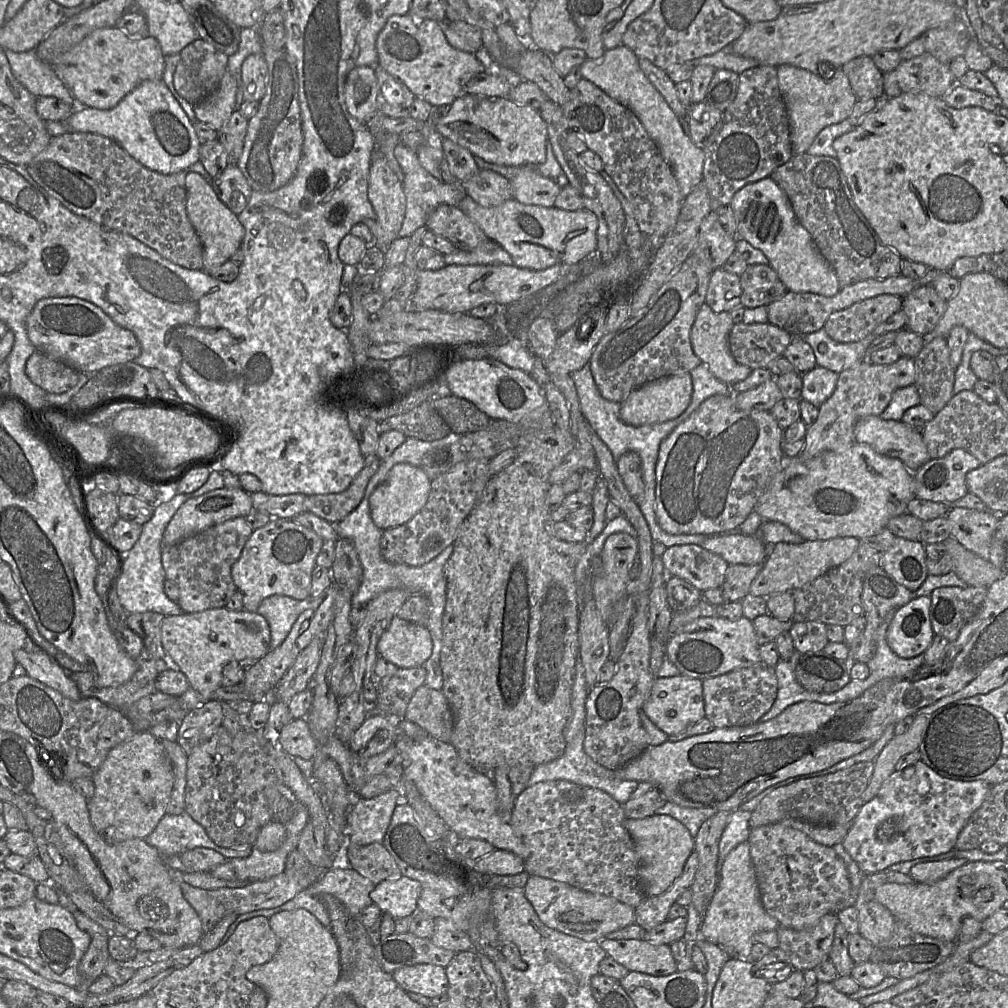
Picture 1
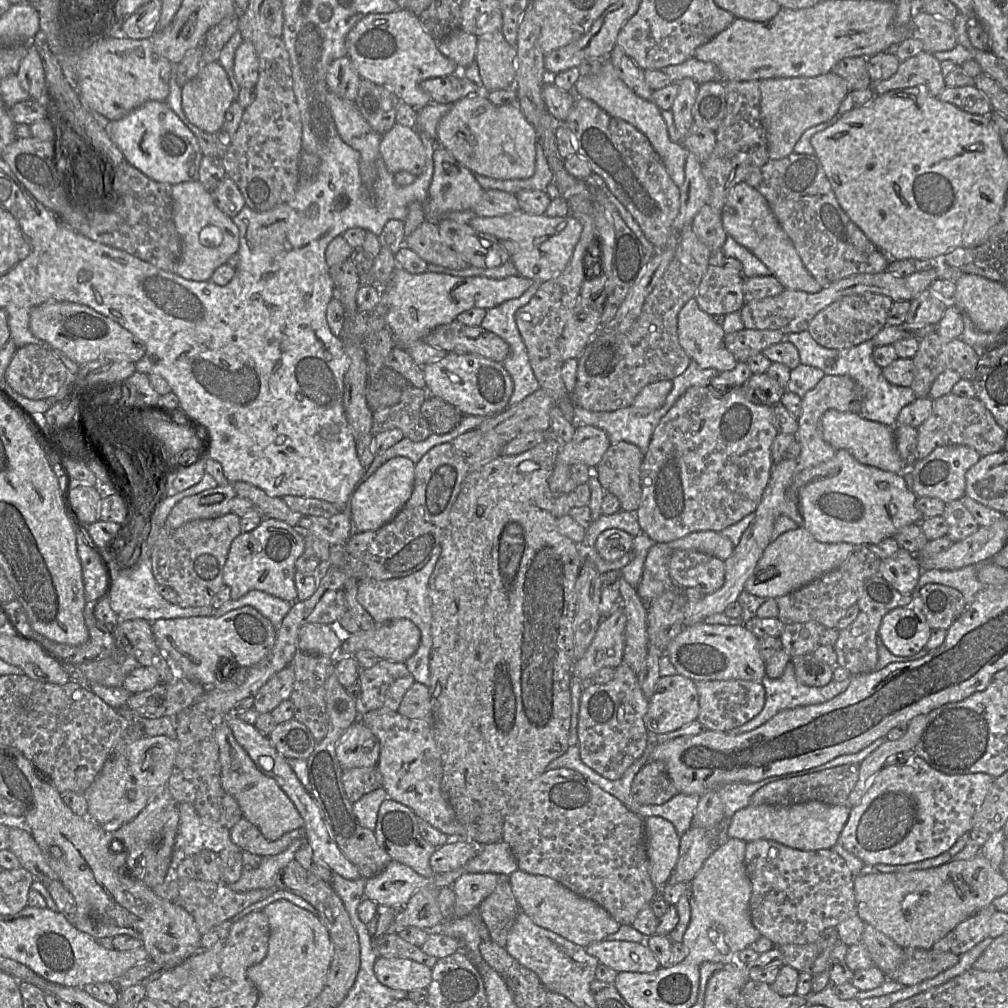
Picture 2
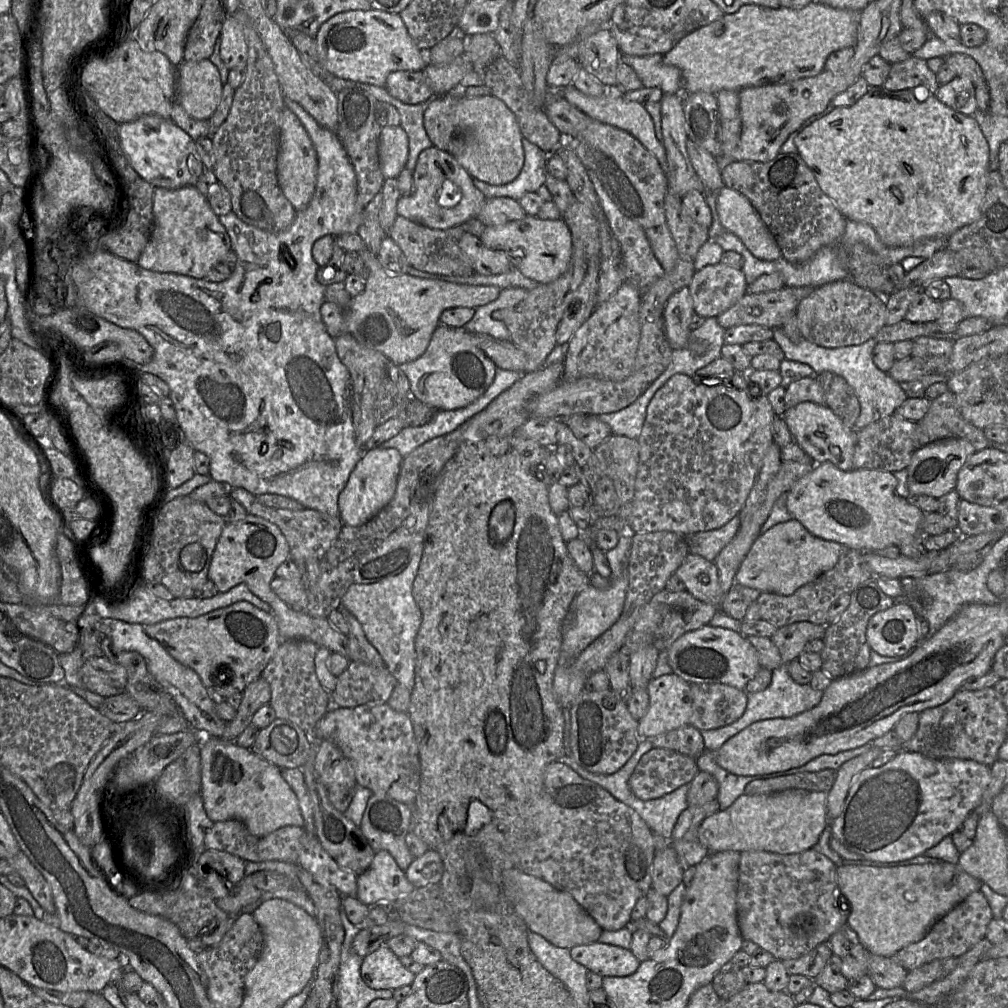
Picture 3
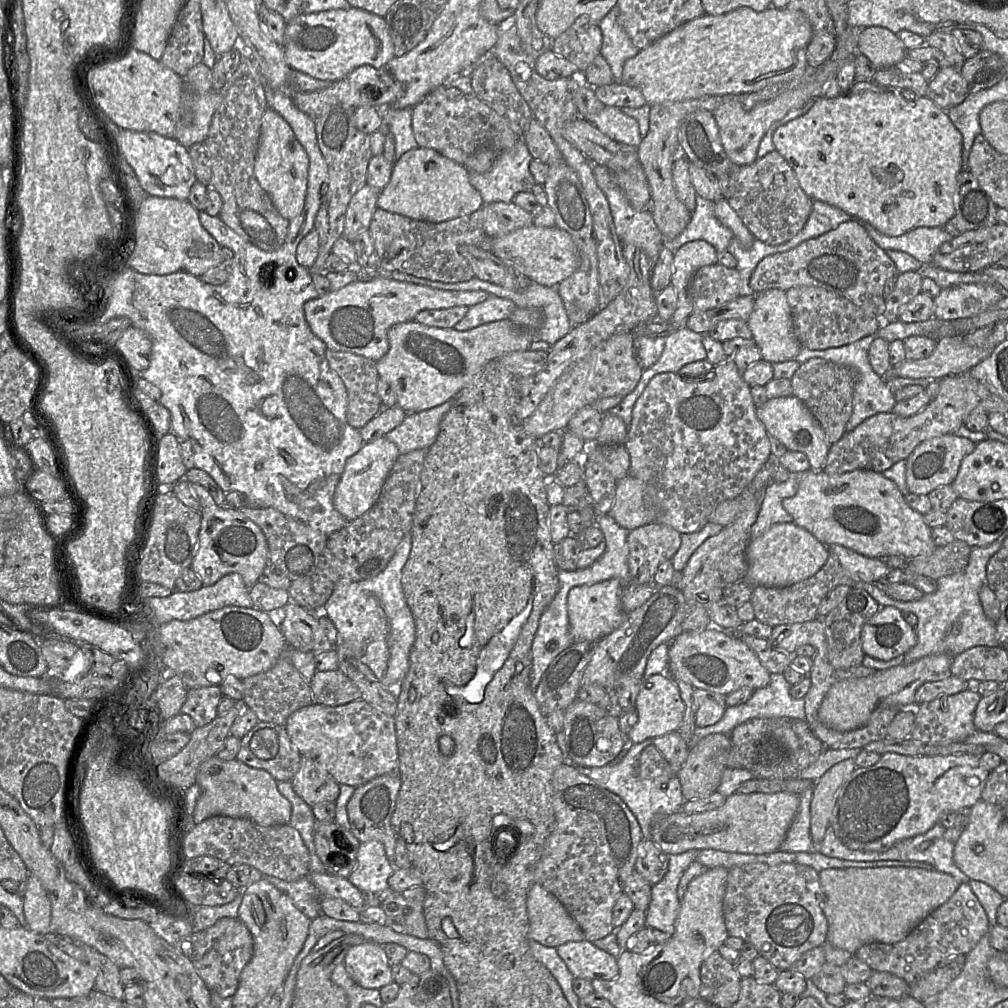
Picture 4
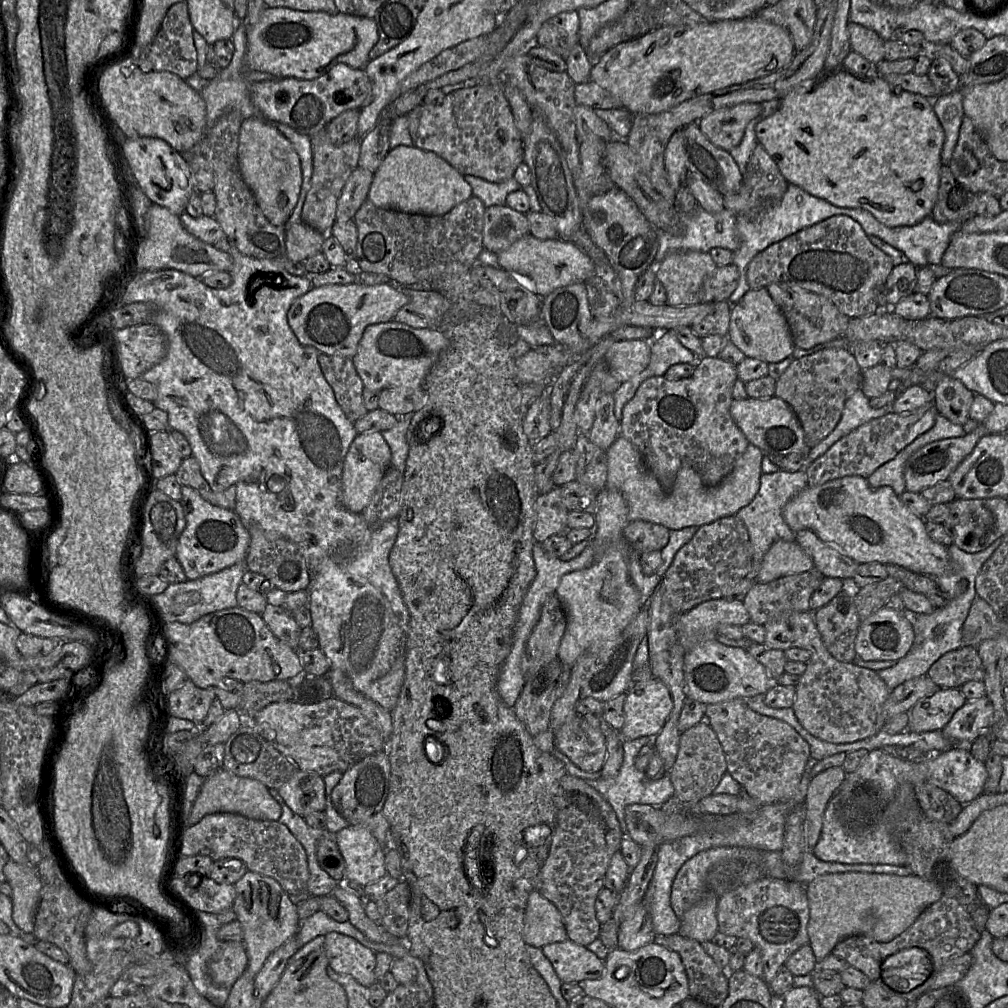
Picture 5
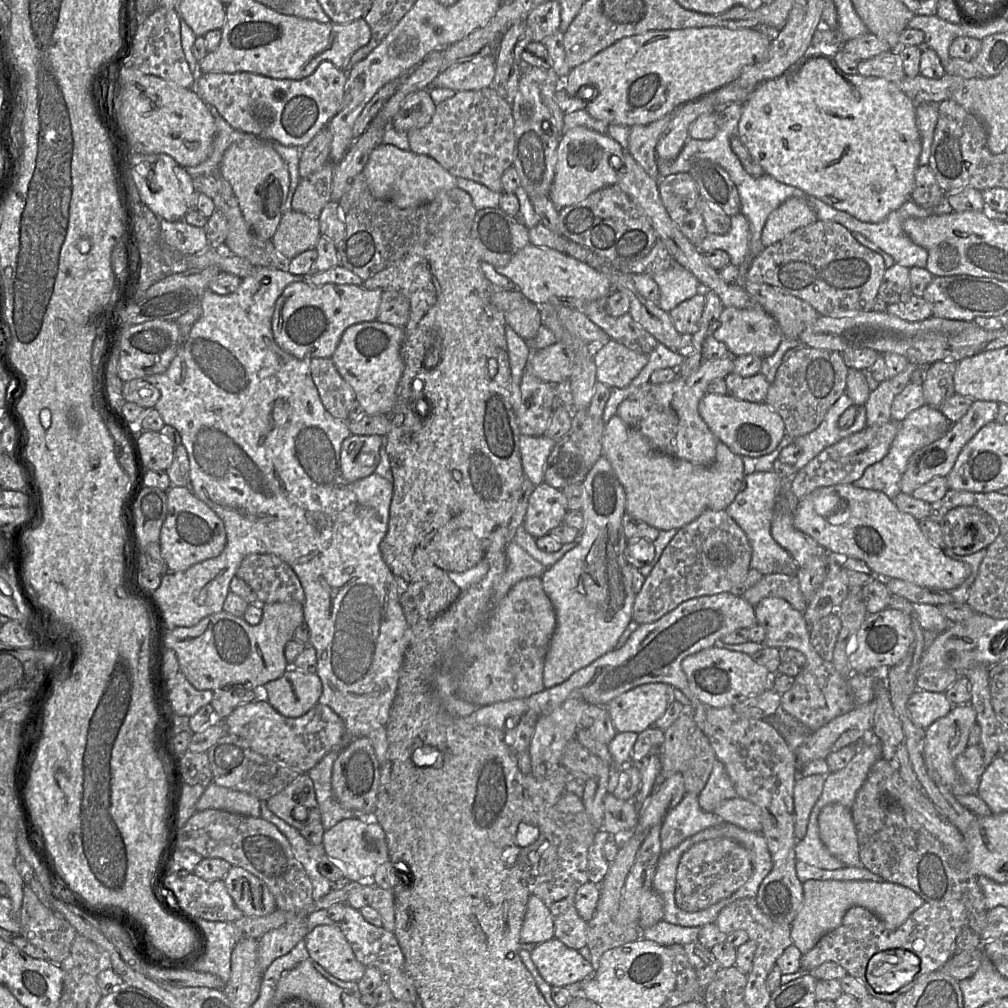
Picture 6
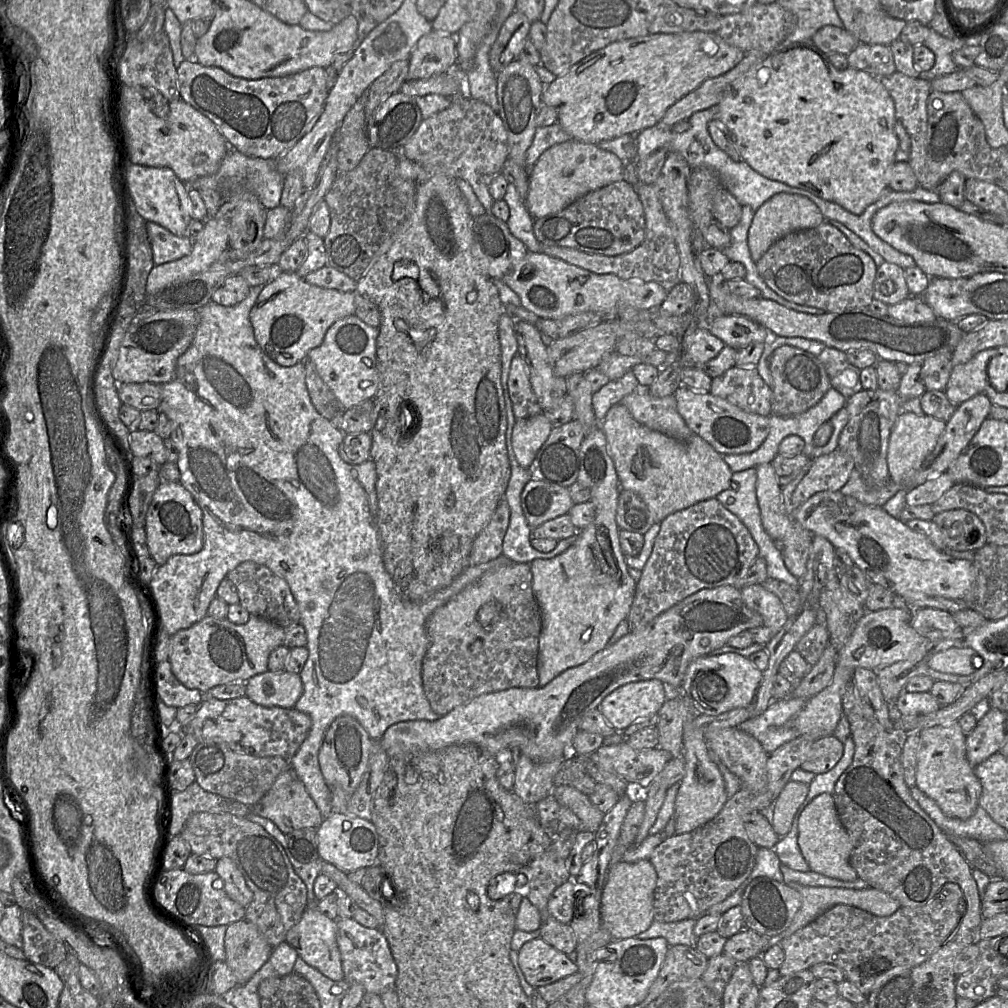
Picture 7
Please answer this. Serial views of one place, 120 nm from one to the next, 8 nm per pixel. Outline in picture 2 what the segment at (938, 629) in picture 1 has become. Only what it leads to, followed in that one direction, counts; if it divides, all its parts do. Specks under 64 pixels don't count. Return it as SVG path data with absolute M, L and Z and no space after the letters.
M937 583L924 585L916 593L923 602L923 613L932 629L947 630L966 609L962 593Z

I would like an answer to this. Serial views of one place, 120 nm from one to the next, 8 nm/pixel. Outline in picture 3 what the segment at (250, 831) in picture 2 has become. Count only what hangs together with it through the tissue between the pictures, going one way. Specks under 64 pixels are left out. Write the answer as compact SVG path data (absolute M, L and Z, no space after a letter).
M237 819L214 822L204 838L206 850L222 850L238 856L244 861L262 862L279 861L297 864L300 854L301 839L306 830L298 826L281 827L266 836L253 835L246 825Z

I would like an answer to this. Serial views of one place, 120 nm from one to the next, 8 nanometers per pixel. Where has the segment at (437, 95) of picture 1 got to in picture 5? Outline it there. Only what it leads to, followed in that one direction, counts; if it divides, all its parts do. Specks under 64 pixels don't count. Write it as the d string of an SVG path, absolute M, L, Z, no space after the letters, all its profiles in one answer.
M267 7L255 24L246 24L246 69L271 74L275 78L312 80L328 72L336 64L364 69L369 53L378 41L373 18L344 13L300 11Z

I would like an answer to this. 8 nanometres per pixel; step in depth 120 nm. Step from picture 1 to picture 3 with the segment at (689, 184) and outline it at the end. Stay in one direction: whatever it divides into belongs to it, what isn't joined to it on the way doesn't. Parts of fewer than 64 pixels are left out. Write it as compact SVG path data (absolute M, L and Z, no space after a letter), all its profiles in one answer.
M568 85L561 90L561 94L565 99L588 117L622 129L634 136L651 154L656 157L663 169L666 170L666 149L663 142L656 137L654 123L650 114L647 112L644 105L638 102L626 100L622 95L624 92L627 91L620 89L617 86L611 86L608 87L606 94L593 97L585 95L573 85Z

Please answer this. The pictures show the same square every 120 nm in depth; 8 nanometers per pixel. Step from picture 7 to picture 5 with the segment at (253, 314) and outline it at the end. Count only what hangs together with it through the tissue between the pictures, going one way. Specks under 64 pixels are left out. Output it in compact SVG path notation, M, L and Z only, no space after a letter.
M356 282L313 287L292 303L287 321L301 344L312 346L321 353L352 358L367 326L392 321L396 313L409 302L408 296L400 288L401 286L392 283L367 286Z

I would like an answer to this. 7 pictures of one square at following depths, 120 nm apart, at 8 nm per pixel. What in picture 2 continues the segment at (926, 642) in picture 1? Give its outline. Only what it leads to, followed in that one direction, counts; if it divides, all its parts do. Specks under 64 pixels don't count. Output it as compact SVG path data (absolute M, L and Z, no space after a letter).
M912 593L911 602L888 612L878 631L879 640L896 656L911 656L927 644L932 628L923 613L922 599Z

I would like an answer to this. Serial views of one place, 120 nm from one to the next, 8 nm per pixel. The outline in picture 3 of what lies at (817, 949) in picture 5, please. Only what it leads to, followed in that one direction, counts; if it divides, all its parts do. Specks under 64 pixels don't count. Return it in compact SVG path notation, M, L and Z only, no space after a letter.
M958 864L905 865L893 868L846 865L837 867L838 887L848 902L847 922L858 935L860 944L870 953L892 957L904 947L922 940L932 926L983 883L965 872Z

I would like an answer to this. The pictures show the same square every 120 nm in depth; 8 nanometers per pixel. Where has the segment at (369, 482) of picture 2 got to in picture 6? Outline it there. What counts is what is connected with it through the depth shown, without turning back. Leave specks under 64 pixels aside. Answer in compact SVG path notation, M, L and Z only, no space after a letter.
M351 434L342 443L341 469L344 478L355 482L375 472L380 462L383 437Z

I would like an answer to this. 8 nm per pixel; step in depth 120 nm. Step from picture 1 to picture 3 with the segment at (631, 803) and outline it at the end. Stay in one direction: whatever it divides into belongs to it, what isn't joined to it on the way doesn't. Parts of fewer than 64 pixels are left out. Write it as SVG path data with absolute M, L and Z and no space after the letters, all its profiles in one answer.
M654 747L640 758L629 786L639 799L654 800L688 785L698 772L694 758Z

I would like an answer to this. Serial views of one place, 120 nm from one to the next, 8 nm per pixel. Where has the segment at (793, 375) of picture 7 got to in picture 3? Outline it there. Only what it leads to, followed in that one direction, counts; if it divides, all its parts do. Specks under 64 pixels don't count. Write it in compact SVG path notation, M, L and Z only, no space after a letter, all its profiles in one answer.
M829 371L813 377L823 389L825 405L841 419L845 427L855 429L860 403L854 389L842 376Z

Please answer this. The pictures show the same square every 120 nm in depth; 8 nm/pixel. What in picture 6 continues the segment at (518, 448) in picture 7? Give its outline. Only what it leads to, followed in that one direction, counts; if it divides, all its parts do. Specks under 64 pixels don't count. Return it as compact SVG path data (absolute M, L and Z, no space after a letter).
M521 434L519 445L525 478L535 486L544 482L544 468L555 441L541 436Z

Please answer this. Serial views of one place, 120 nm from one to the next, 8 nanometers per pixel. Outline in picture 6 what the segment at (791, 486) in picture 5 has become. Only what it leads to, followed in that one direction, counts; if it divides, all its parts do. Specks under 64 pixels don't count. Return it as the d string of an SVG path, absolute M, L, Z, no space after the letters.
M774 470L747 474L745 476L745 489L736 496L726 509L727 513L747 535L752 547L751 568L758 570L763 575L790 574L788 572L790 569L797 568L789 552L782 548L771 535L771 523L779 499L783 500L787 510L791 513L794 513L799 505L800 500L791 490L791 481L792 478L784 478Z

